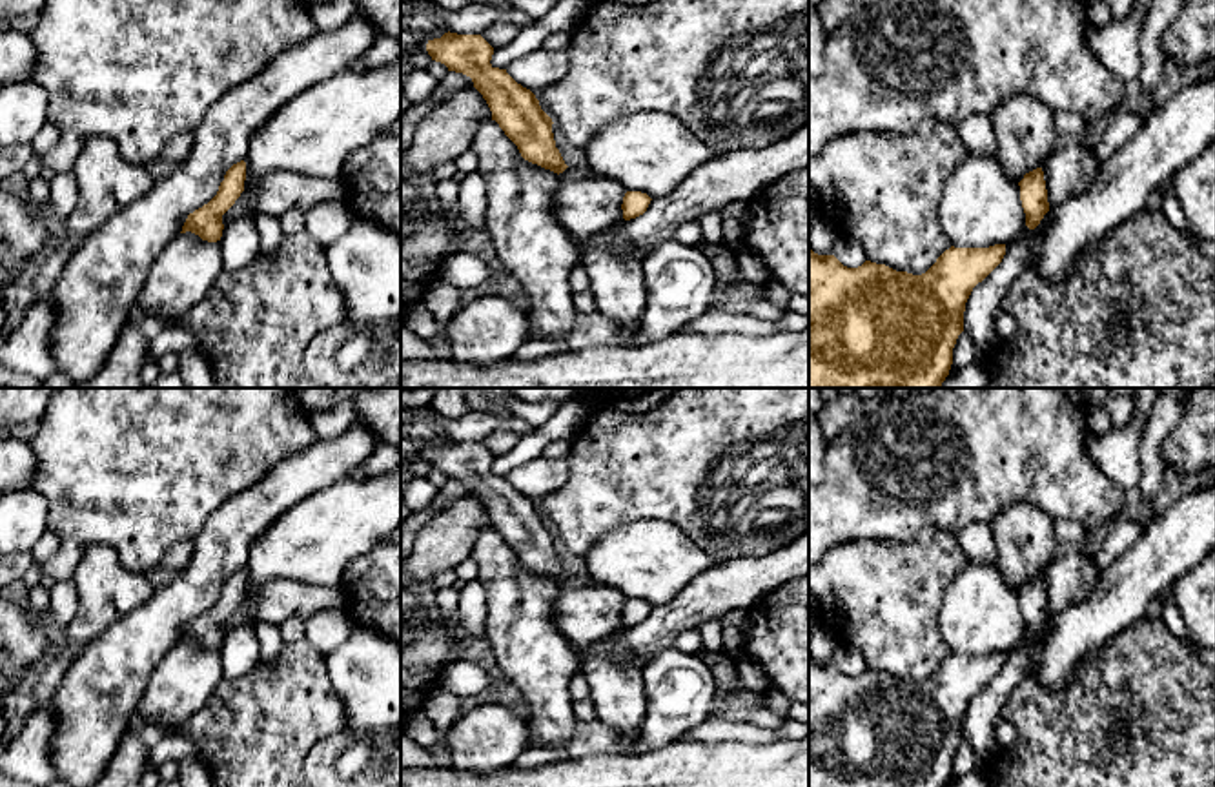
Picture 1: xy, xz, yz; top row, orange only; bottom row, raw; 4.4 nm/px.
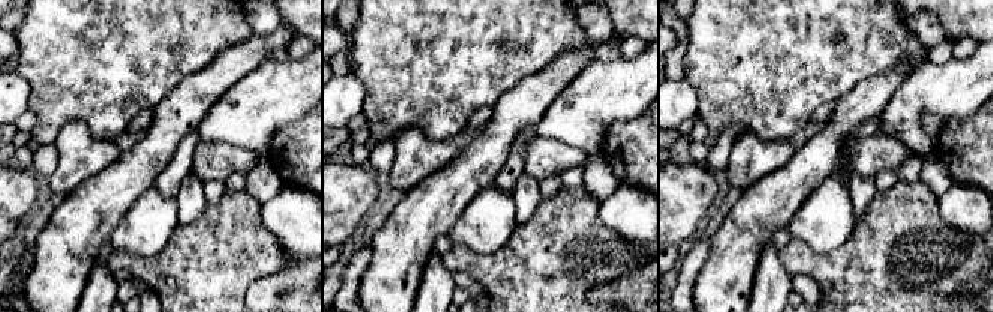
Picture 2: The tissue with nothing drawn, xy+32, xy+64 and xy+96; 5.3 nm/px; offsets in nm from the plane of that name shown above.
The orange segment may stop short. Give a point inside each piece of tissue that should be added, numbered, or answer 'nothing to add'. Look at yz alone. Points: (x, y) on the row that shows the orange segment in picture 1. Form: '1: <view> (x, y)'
nothing to add

